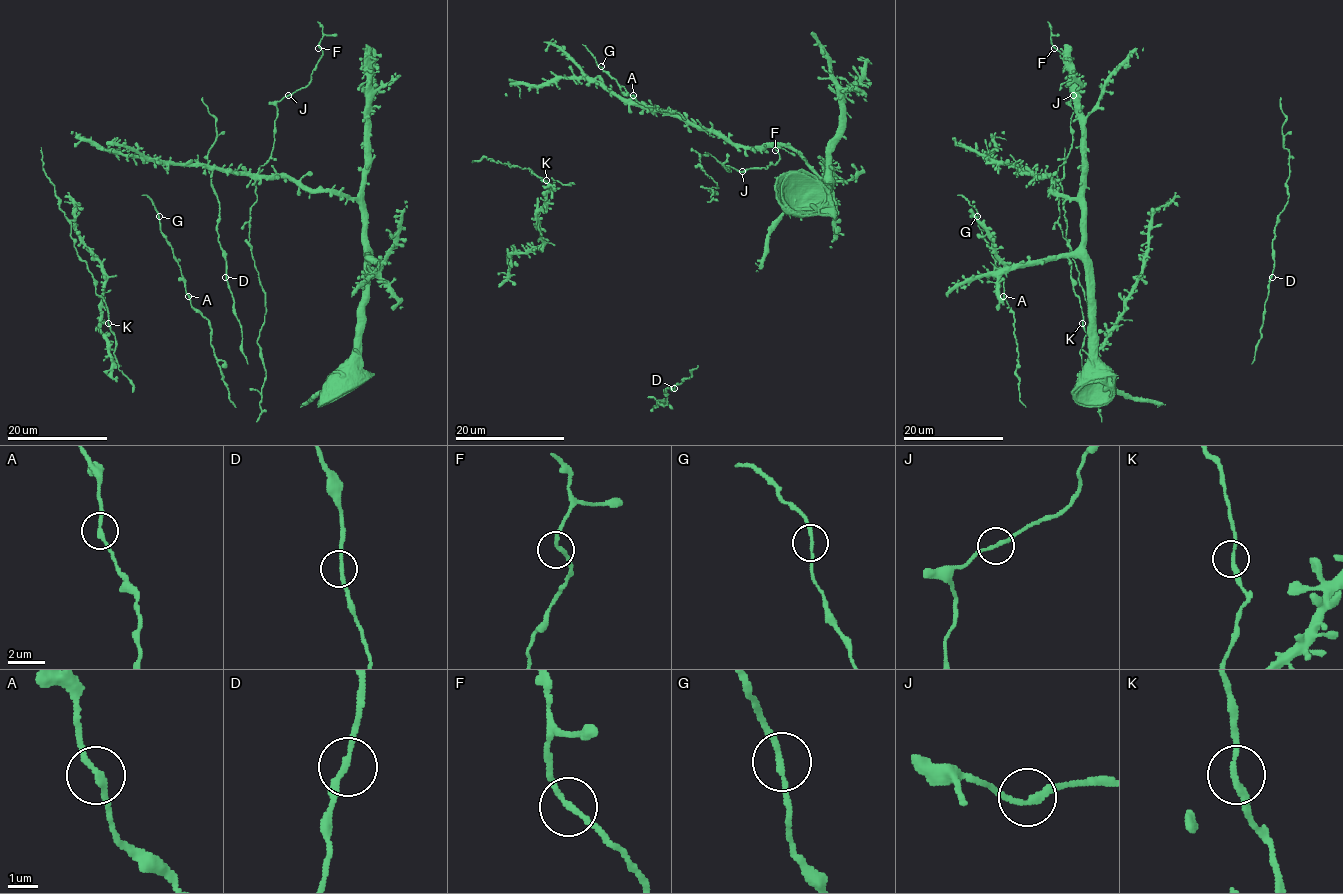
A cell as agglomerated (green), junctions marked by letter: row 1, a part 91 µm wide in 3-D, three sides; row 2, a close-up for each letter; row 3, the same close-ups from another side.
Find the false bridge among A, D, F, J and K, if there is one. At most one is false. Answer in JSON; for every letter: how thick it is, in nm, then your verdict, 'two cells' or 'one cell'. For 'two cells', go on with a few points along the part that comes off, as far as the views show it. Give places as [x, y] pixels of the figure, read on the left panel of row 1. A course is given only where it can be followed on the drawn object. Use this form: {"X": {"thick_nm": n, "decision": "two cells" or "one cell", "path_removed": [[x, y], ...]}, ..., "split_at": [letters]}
{"A": {"thick_nm": 200, "decision": "one cell"}, "D": {"thick_nm": 200, "decision": "one cell"}, "F": {"thick_nm": 180, "decision": "one cell"}, "J": {"thick_nm": 200, "decision": "one cell"}, "K": {"thick_nm": 200, "decision": "one cell"}, "split_at": []}

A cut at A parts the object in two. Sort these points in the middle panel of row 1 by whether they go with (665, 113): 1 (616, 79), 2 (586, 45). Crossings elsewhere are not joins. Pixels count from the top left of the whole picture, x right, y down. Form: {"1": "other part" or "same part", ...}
{"1": "other part", "2": "other part"}

